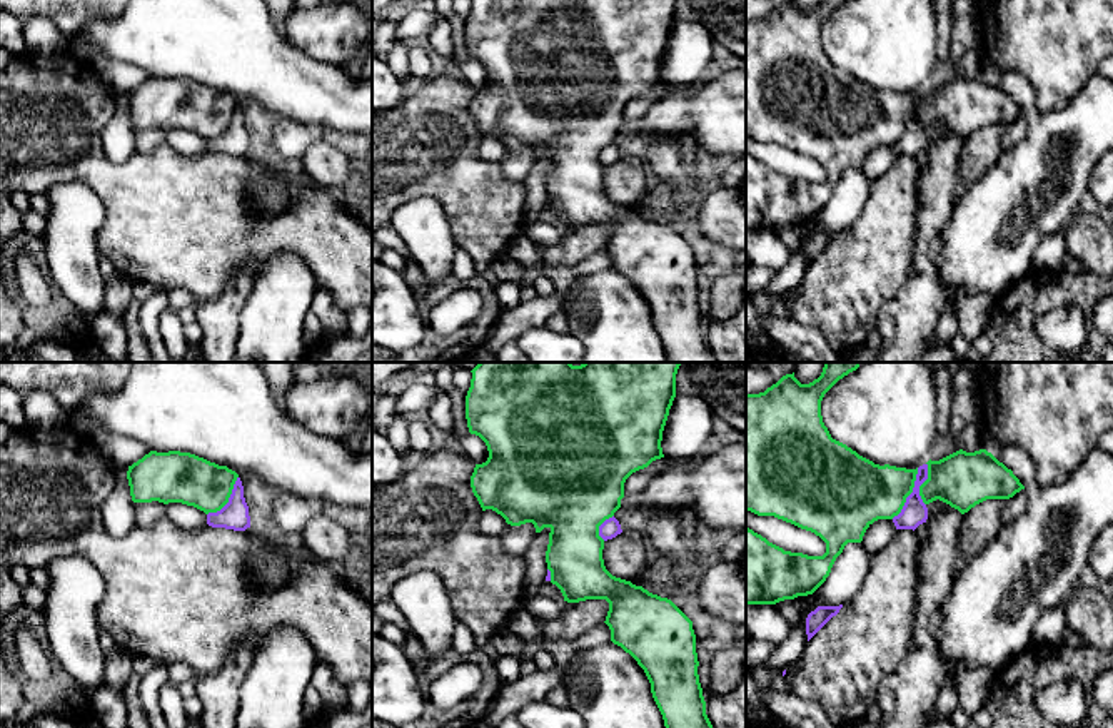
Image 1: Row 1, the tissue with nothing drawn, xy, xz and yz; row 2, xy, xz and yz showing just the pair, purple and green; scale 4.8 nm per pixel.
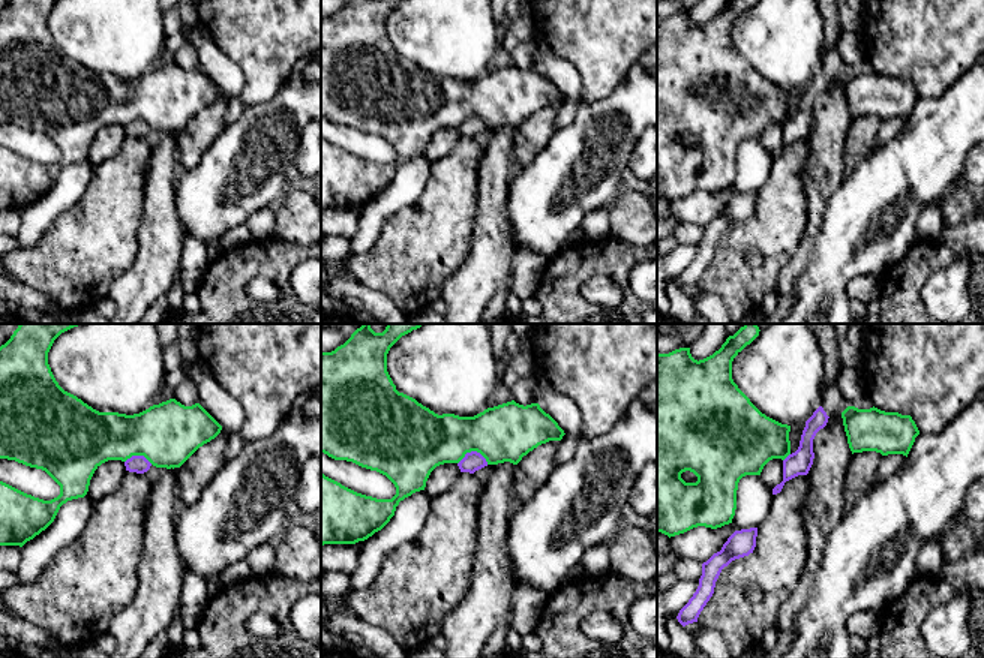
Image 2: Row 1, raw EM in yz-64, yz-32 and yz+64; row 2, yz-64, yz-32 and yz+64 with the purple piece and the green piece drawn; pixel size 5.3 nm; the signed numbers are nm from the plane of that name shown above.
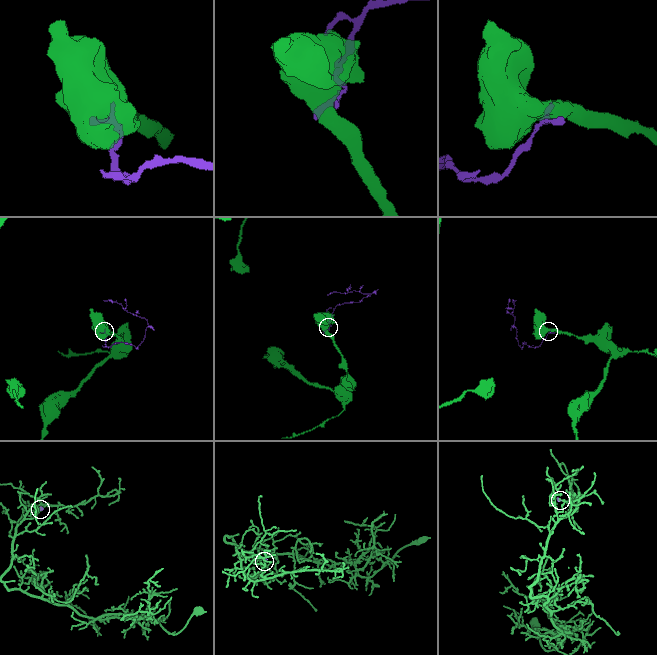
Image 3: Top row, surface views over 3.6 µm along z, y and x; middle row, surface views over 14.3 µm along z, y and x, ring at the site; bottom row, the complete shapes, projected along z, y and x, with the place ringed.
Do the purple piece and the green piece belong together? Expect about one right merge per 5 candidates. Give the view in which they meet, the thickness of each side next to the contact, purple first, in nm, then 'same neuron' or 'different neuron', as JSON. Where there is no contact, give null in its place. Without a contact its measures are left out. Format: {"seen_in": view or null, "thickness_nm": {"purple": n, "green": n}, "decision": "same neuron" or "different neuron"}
{"seen_in": "yz", "thickness_nm": {"purple": 120, "green": 320}, "decision": "different neuron"}

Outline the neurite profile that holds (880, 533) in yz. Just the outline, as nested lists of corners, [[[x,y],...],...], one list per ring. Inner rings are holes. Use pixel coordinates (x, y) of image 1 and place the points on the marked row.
[[[878,519],[866,529],[861,544],[873,556],[884,549],[896,534],[893,519]]]

